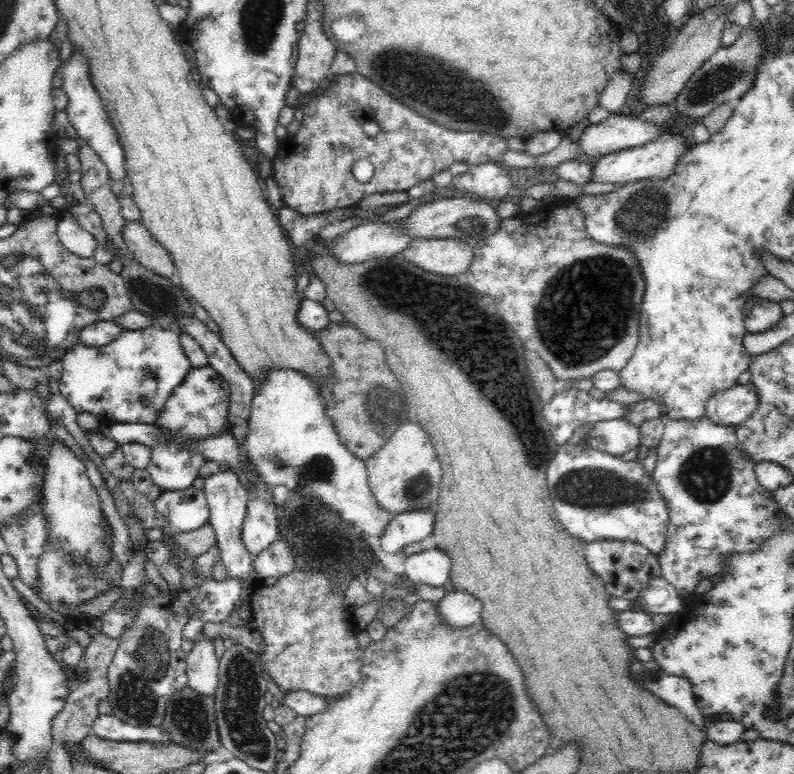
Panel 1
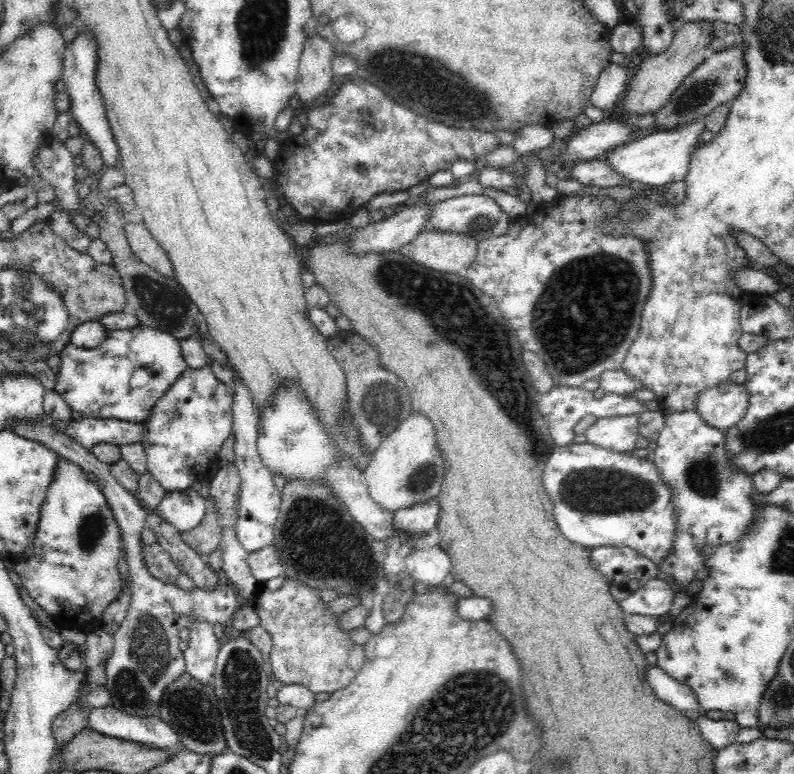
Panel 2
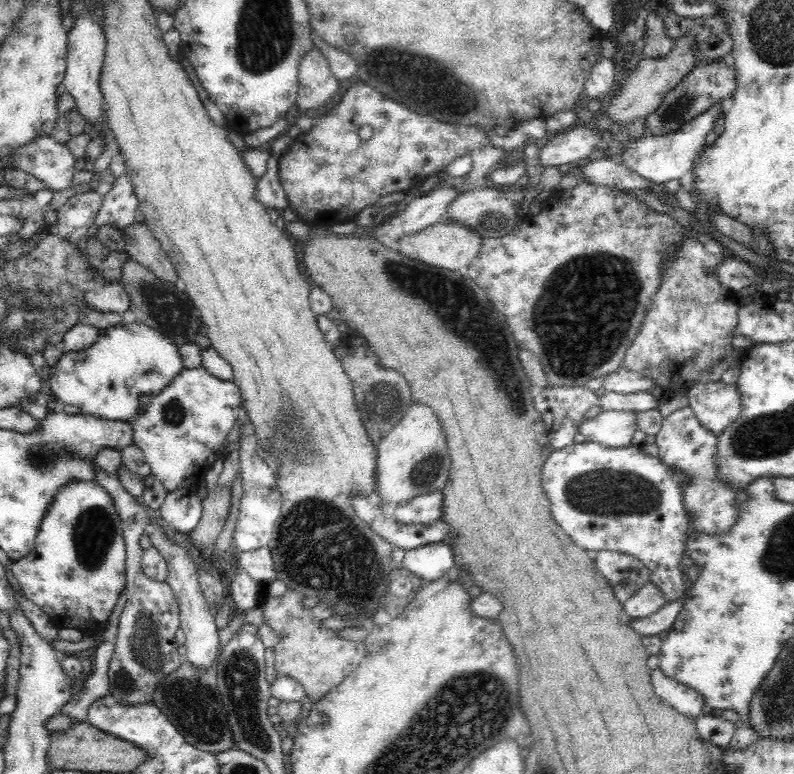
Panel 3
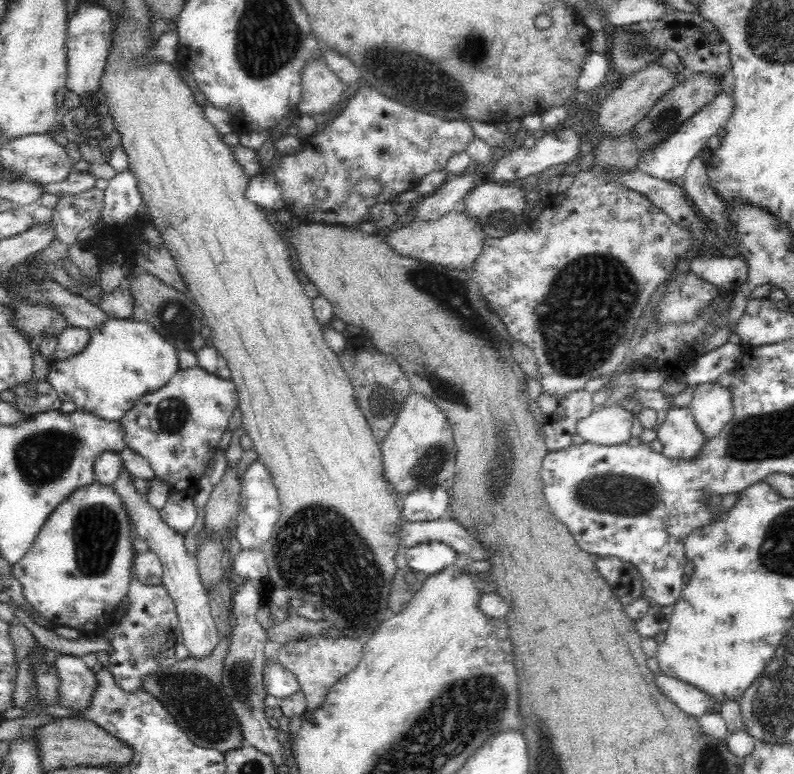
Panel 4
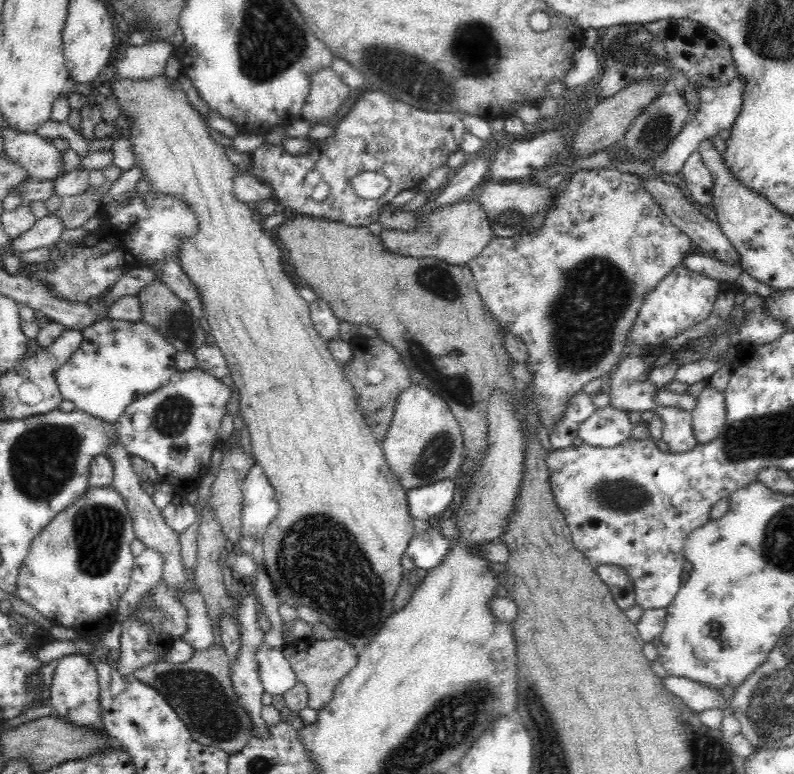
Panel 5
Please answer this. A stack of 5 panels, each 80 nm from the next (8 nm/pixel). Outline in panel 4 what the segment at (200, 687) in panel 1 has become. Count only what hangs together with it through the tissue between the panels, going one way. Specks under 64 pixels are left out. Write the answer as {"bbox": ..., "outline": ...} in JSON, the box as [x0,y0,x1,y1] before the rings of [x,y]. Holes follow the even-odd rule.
{"bbox":[113,470,220,659],"outline":[[[122,470],[120,478],[113,482],[116,494],[123,500],[123,506],[127,508],[131,520],[136,525],[137,536],[144,538],[149,544],[149,550],[155,552],[163,564],[163,586],[168,590],[170,597],[174,600],[179,627],[181,628],[184,644],[188,650],[189,657],[205,659],[212,656],[219,644],[220,636],[217,626],[212,617],[208,605],[207,592],[202,585],[200,573],[198,572],[197,558],[192,556],[185,547],[185,537],[170,528],[160,516],[158,510],[150,507],[145,495],[139,495],[132,488],[130,475]]]}

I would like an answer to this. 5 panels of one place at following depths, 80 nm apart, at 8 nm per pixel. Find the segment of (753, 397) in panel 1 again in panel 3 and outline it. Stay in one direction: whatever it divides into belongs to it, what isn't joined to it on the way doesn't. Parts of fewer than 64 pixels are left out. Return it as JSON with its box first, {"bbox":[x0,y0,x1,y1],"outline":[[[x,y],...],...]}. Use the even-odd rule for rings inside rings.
{"bbox":[687,380,741,435],"outline":[[[721,380],[698,384],[687,392],[688,411],[693,412],[699,423],[719,435],[741,413],[741,396],[736,385]]]}

